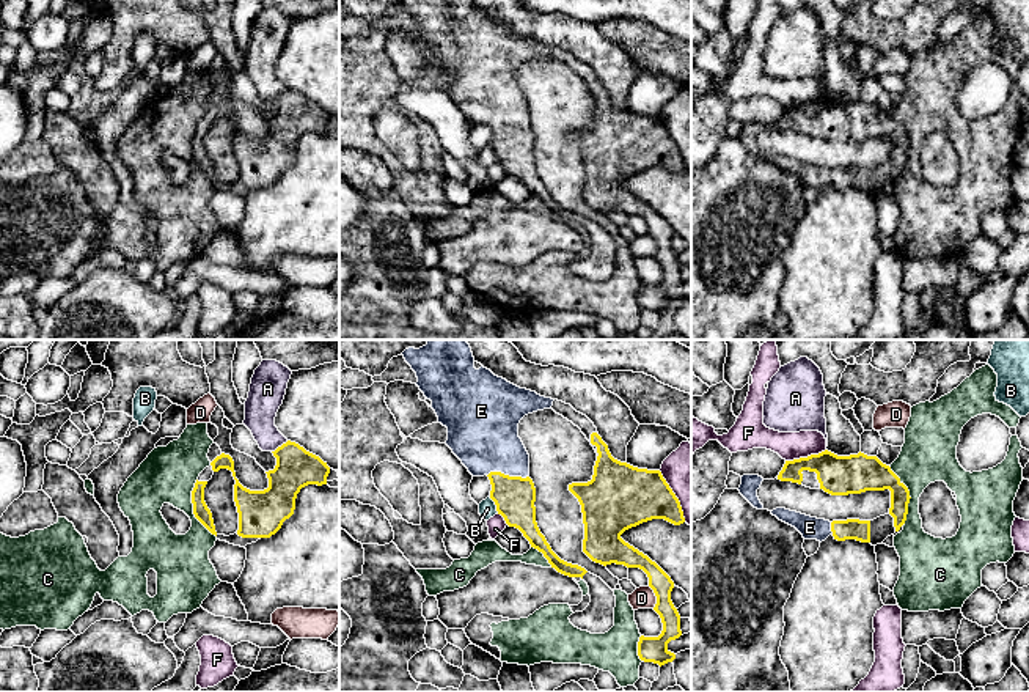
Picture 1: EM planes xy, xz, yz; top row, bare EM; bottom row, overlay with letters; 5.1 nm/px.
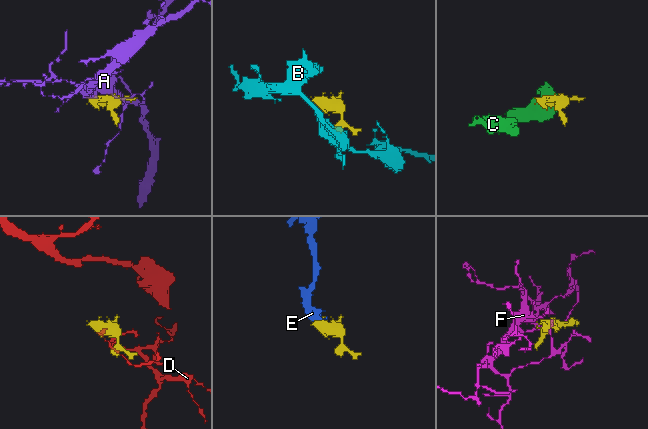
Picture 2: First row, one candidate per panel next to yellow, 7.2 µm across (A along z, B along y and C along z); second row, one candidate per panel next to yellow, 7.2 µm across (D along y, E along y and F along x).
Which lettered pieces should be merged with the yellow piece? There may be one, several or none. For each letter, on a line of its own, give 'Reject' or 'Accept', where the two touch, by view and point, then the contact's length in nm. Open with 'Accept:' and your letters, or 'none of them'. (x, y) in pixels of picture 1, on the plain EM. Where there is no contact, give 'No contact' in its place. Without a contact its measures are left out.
Accept: E
A: Reject. Touches yellow at xy (281, 93). Shared border 110 nm
B: Reject. Touches yellow at xz (495, 151). Shared border 90 nm
C: Reject. Touches yellow at xy (194, 156). Shared border 320 nm
D: Reject. Touches yellow at xz (655, 242). Shared border 120 nm
E: Accept. Touches yellow at xz (508, 123). Shared border 200 nm
F: Reject. Touches yellow at yz (805, 106). Shared border 220 nm

